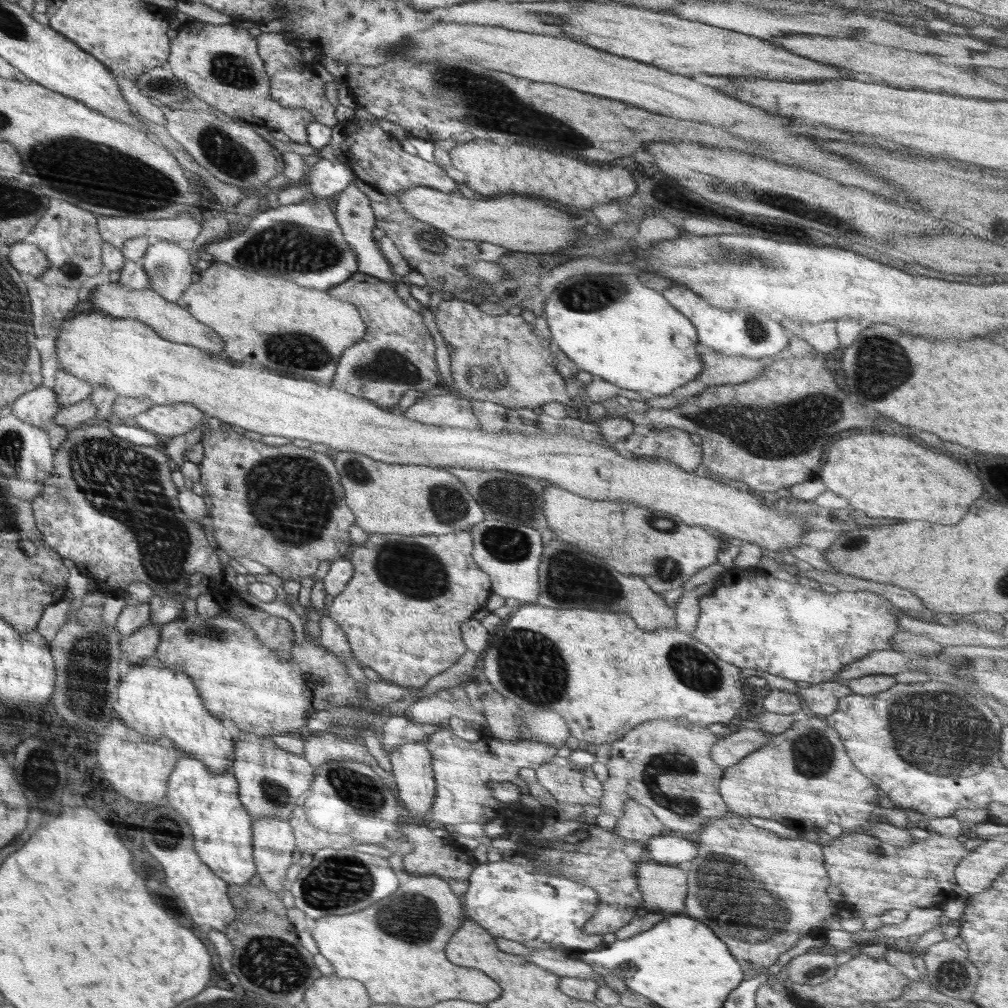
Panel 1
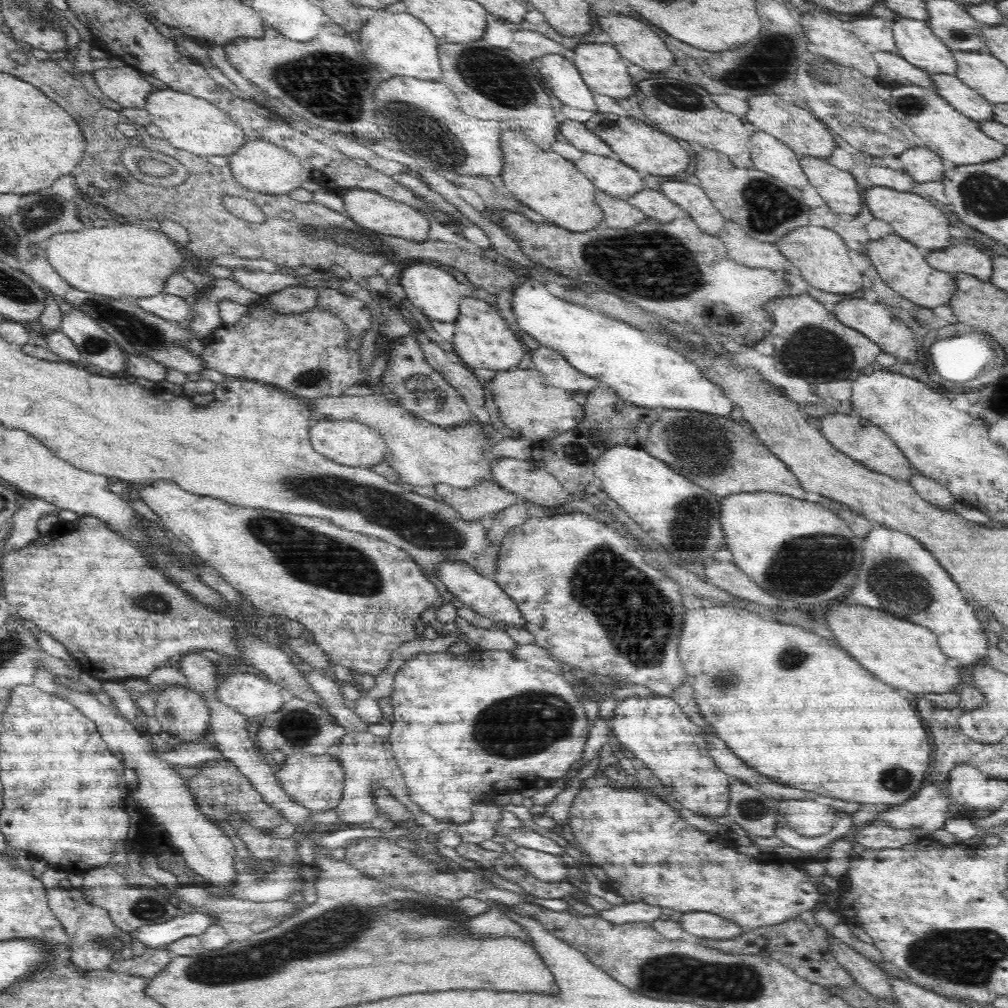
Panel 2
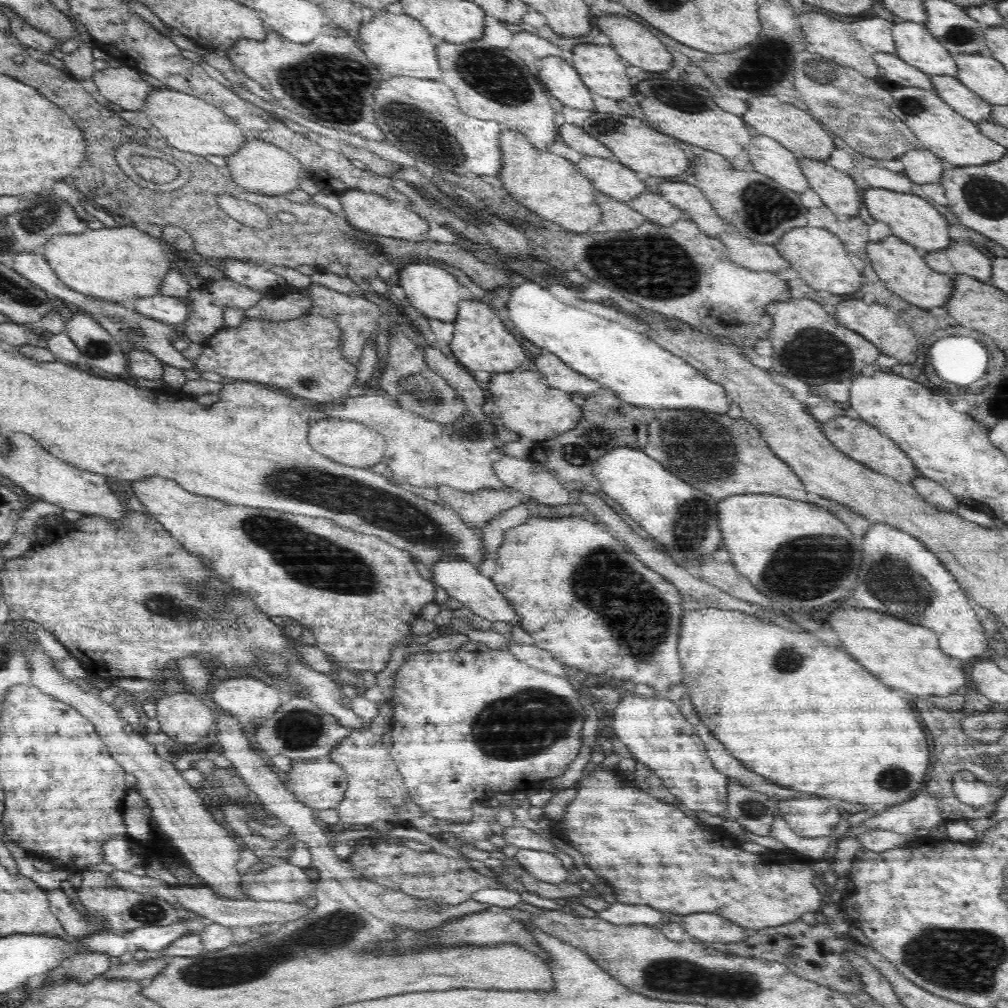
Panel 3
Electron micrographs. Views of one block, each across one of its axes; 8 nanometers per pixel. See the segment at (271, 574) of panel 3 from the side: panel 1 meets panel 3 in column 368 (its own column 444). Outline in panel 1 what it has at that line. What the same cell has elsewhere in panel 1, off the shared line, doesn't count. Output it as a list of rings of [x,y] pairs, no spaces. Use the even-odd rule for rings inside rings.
[[[470,531],[454,532],[452,534],[426,536],[404,536],[403,534],[368,533],[368,540],[364,545],[353,544],[348,556],[353,564],[353,575],[346,583],[344,590],[335,596],[332,605],[326,608],[326,614],[332,618],[346,635],[353,656],[362,664],[372,668],[379,675],[379,680],[393,682],[400,686],[417,689],[425,686],[426,682],[447,668],[450,668],[466,651],[467,646],[461,637],[461,624],[470,618],[479,616],[484,612],[488,597],[491,595],[489,575],[486,574],[472,558],[473,540]]]

